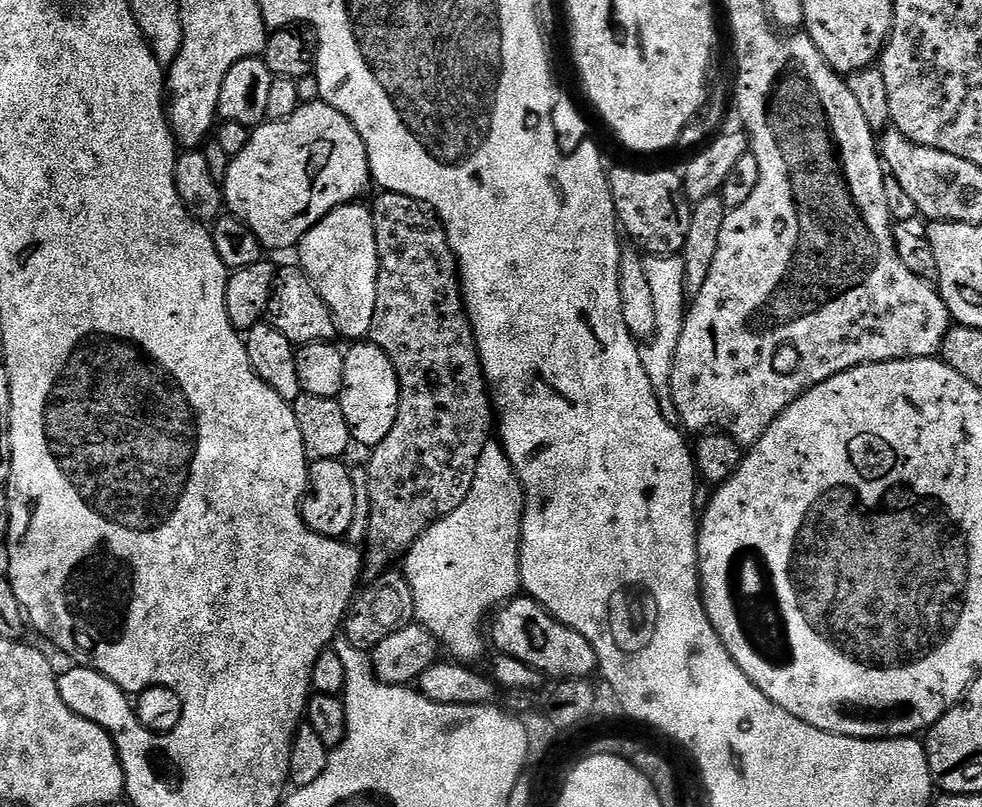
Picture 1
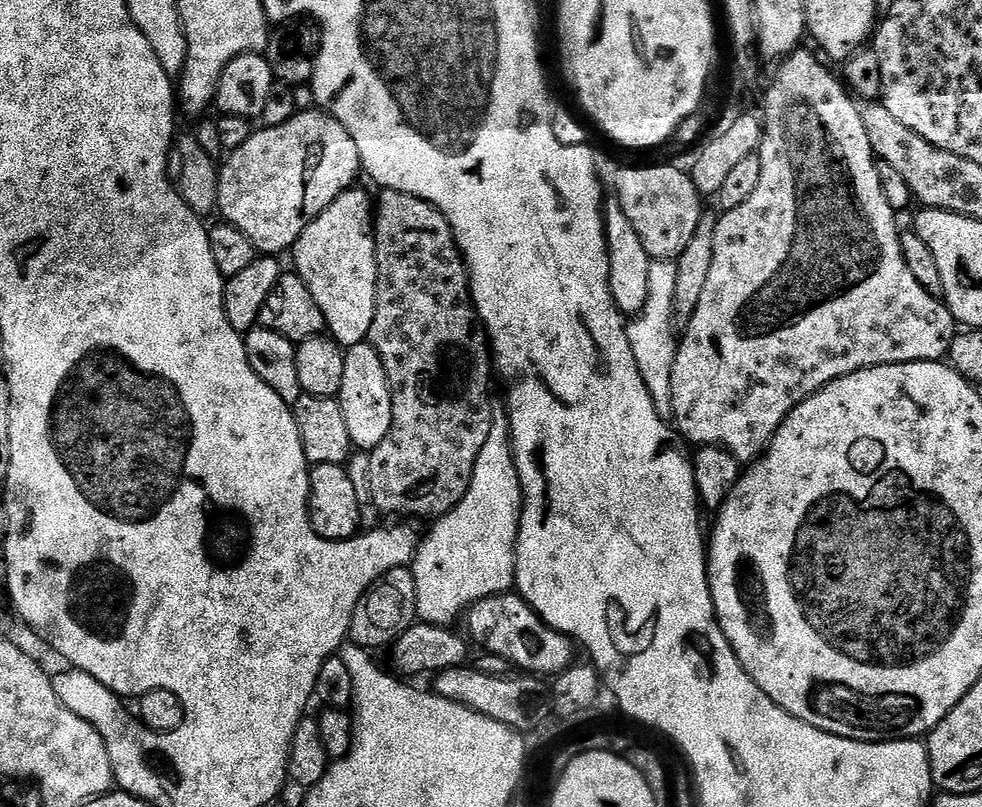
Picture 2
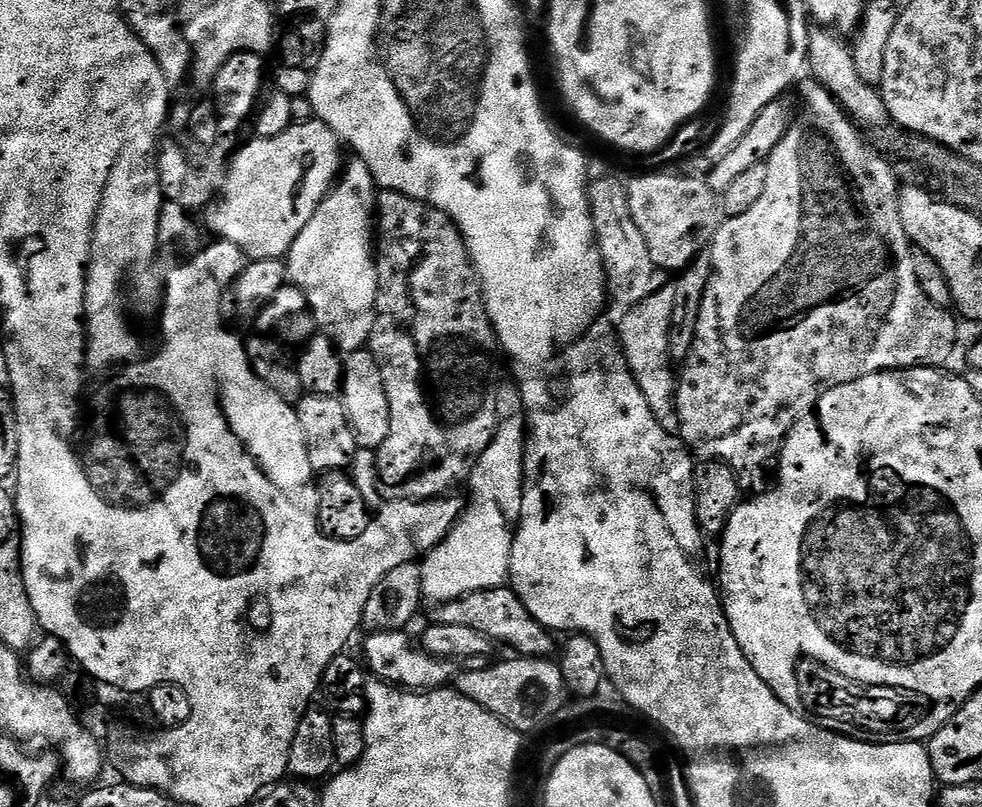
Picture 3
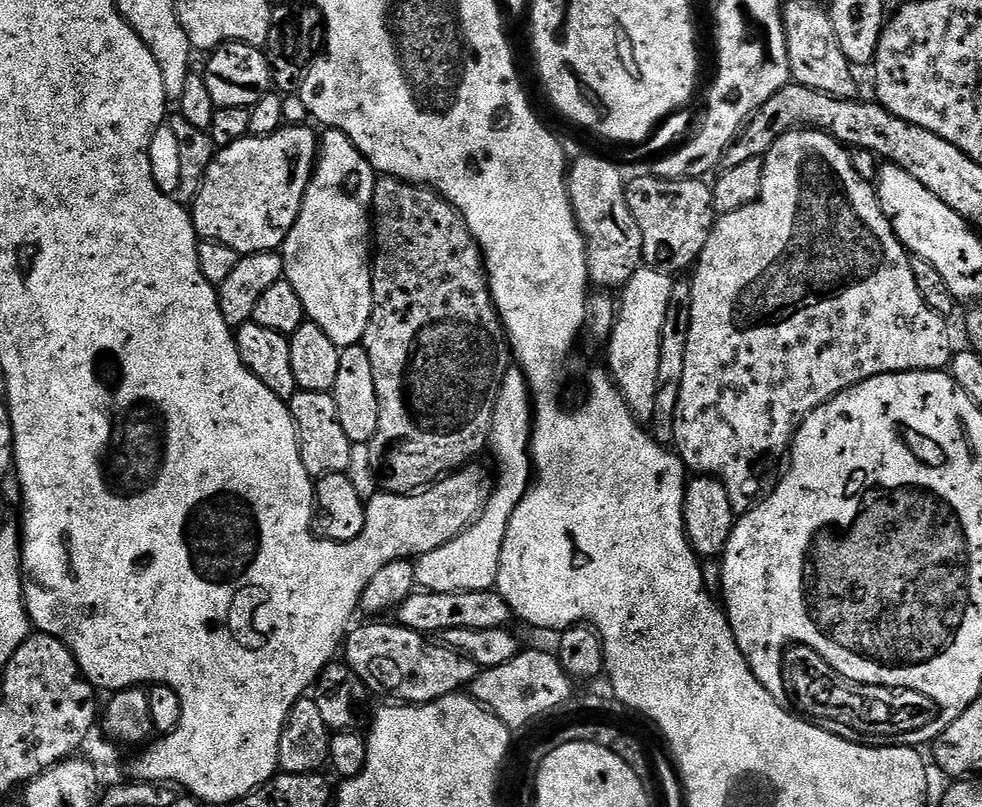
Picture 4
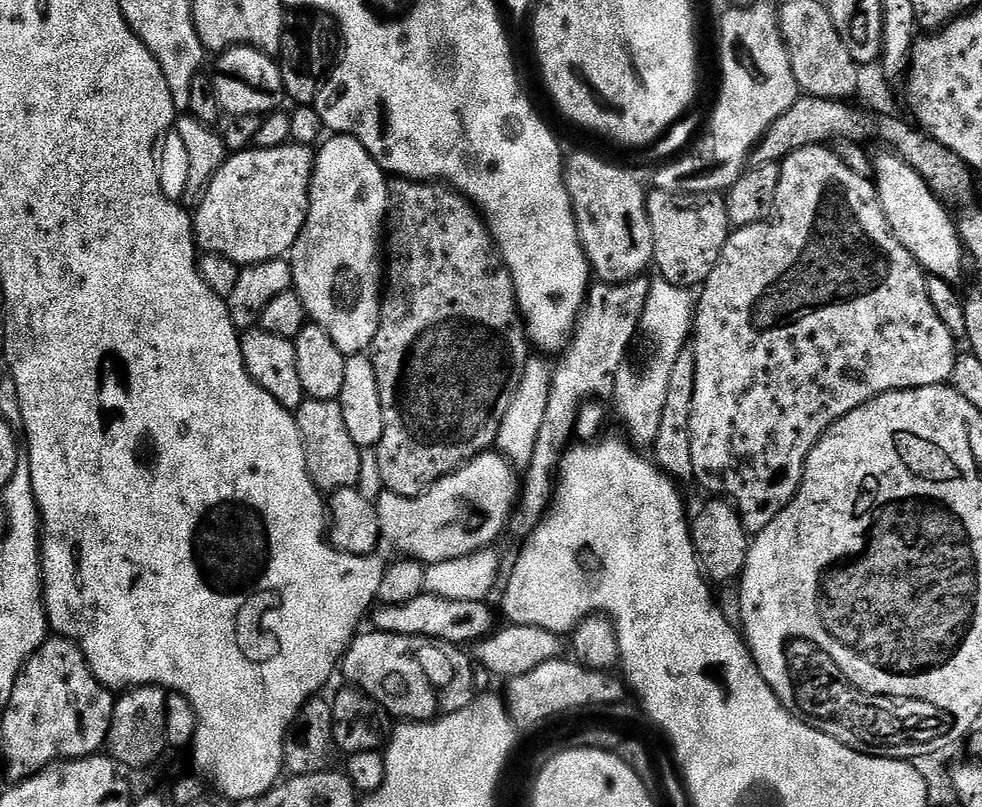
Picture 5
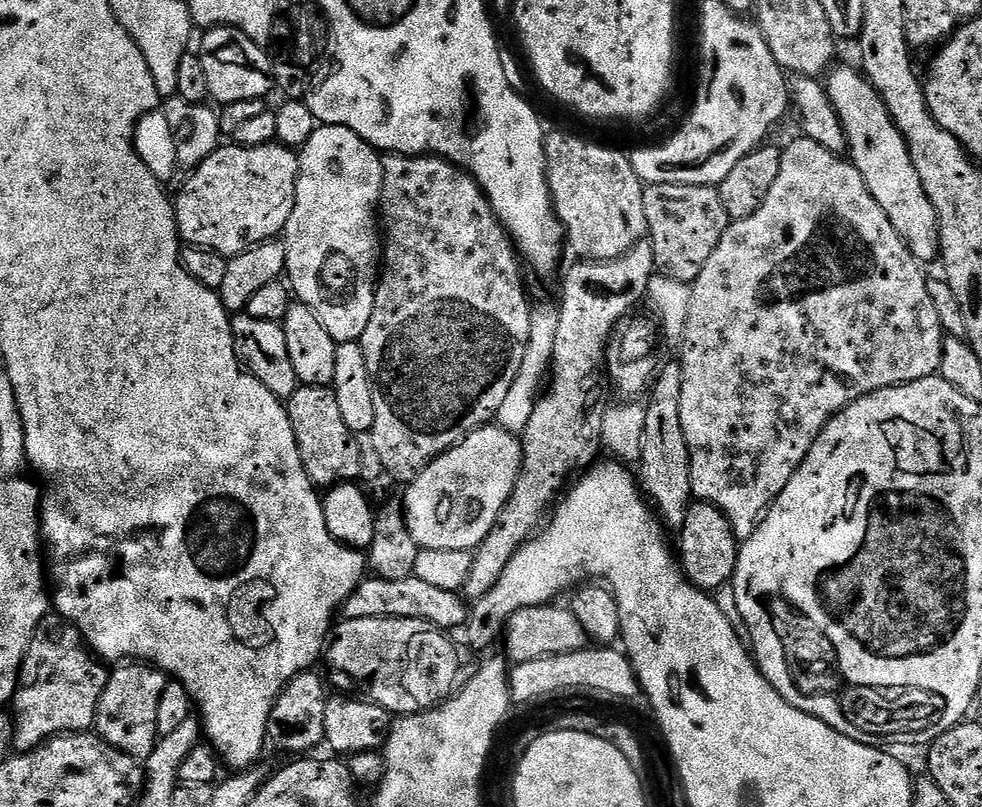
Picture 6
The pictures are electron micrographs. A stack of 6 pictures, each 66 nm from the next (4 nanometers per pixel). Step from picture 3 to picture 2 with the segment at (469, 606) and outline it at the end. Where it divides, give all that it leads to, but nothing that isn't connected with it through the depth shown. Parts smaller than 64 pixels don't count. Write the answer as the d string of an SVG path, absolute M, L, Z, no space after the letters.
M501 594L482 598L467 609L467 620L469 632L467 635L473 641L476 639L484 650L491 655L502 657L513 669L521 673L552 678L565 672L574 663L573 641L549 626L519 594Z

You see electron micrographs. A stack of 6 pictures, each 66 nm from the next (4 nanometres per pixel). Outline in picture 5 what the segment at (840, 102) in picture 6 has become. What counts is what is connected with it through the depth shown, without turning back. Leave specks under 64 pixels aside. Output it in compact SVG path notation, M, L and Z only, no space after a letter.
M887 154L874 160L874 183L880 205L886 214L890 230L910 250L910 254L925 273L959 281L960 267L965 267L966 253L960 243L960 233L954 216L947 212L945 201L930 190L928 183L901 156Z

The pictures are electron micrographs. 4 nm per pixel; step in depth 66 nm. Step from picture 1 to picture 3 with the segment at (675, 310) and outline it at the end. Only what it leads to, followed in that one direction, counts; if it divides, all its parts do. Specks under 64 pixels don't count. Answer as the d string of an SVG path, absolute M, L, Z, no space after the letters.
M667 291L652 292L641 304L636 304L620 320L618 339L624 349L624 357L628 363L628 371L638 384L638 390L646 398L646 402L655 412L657 420L668 426L673 423L676 414L674 397L677 381L674 372L668 369L668 326L670 324L670 295Z

